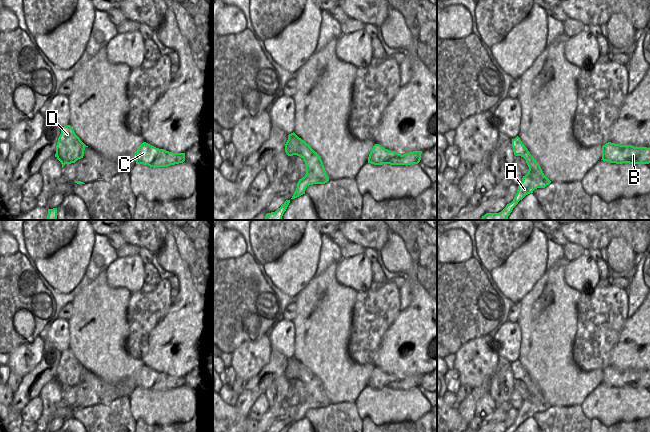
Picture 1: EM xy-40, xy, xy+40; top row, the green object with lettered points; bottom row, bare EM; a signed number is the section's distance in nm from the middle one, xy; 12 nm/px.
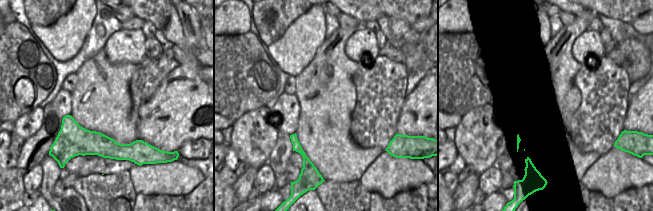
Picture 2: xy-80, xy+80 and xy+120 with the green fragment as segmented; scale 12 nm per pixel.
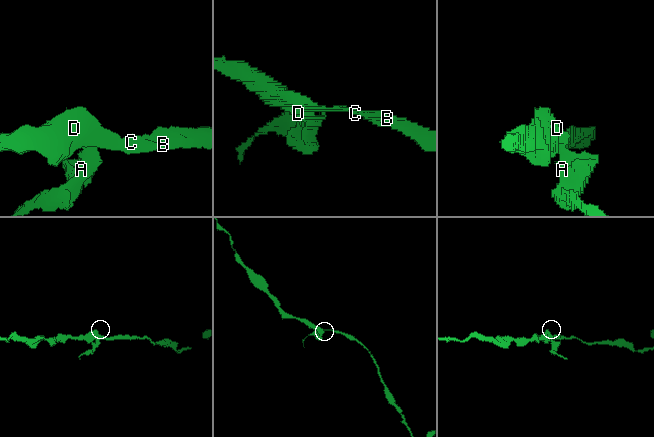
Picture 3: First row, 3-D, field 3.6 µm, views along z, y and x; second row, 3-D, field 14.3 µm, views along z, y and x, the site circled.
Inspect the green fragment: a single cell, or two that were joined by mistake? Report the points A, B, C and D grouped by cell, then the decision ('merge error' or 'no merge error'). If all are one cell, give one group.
A B C D; no merge error

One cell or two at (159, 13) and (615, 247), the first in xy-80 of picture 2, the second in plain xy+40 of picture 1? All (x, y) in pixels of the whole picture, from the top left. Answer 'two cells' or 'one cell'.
two cells

